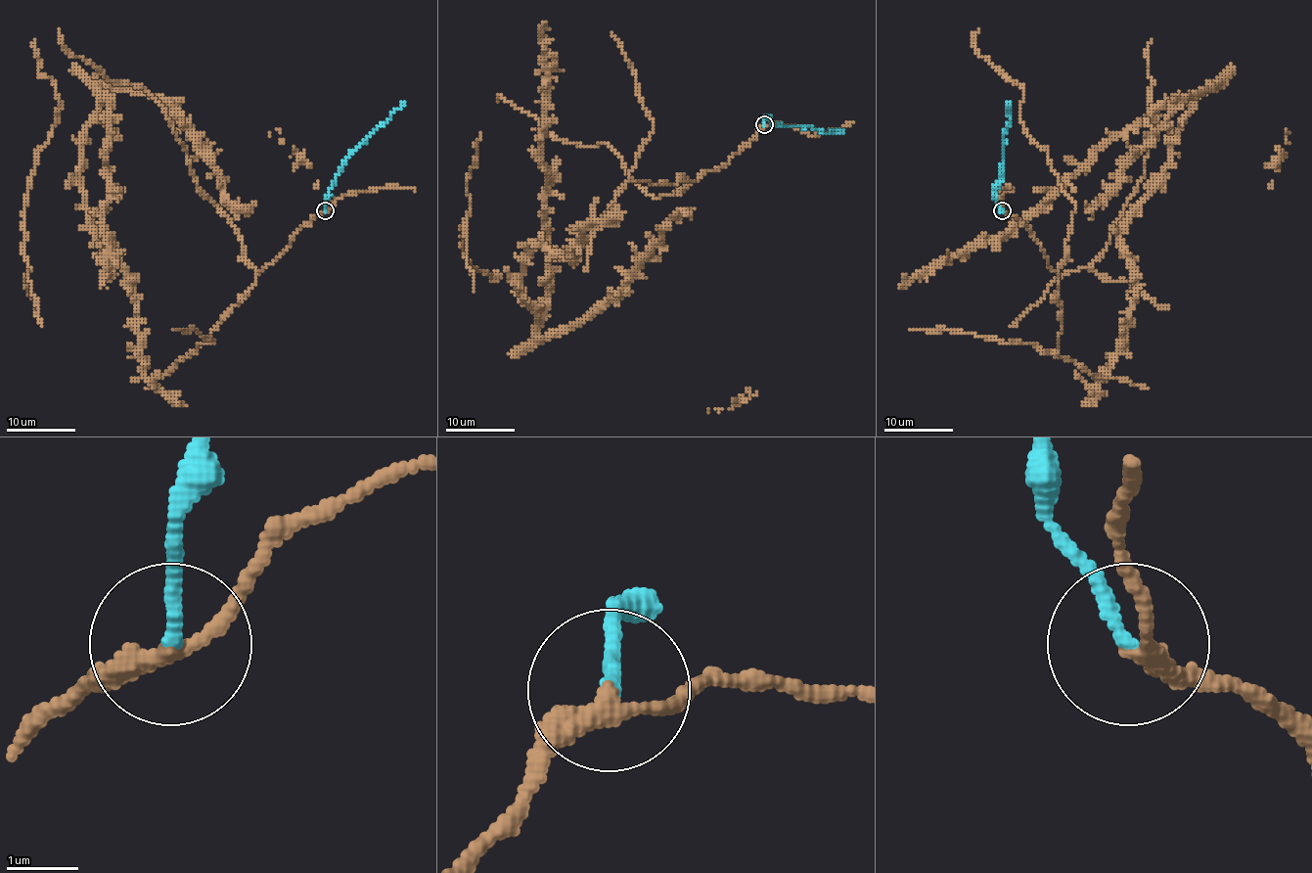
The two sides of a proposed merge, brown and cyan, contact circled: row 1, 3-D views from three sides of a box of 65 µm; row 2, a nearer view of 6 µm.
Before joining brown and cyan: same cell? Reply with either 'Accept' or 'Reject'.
Reject

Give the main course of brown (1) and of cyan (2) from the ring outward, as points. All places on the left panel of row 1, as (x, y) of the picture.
1: (326, 211), (193, 353), (150, 379), (130, 275), (91, 223), (80, 177), (82, 133), (109, 99), (109, 288)
2: (326, 211), (328, 191), (339, 166), (403, 101)

